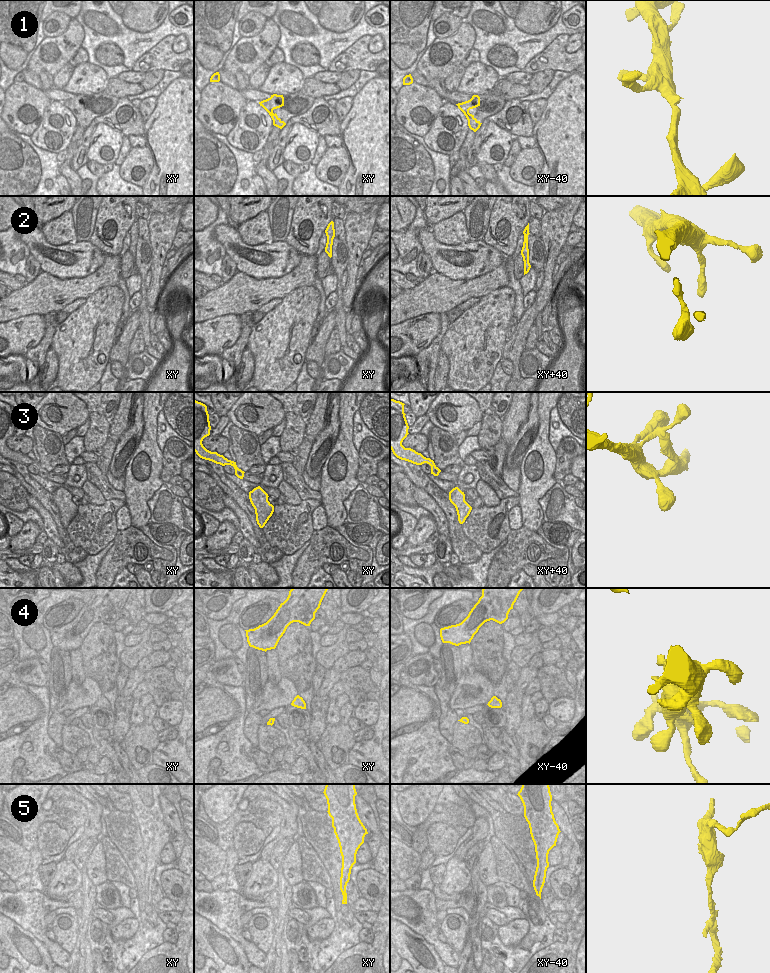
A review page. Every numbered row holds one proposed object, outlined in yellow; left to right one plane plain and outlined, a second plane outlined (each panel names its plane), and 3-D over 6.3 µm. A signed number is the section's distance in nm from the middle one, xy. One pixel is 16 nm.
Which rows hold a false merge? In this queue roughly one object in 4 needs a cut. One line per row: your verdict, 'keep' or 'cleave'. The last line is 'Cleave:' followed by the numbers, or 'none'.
1: keep
2: keep
3: keep
4: keep
5: keep
Cleave: none

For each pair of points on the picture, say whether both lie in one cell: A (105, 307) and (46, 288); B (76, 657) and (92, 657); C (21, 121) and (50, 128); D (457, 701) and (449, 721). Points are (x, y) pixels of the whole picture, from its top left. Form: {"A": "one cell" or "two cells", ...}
{"A": "two cells", "B": "two cells", "C": "two cells", "D": "two cells"}

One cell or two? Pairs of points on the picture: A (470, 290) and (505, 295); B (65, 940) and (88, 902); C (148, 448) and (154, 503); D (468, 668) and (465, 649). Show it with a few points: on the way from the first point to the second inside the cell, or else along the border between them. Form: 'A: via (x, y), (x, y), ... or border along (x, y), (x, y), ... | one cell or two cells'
A: border along (505, 286), (496, 288), (480, 298) | two cells
B: border along (79, 925), (77, 940), (73, 948) | two cells
C: border along (164, 483), (147, 501), (150, 513), (149, 518) | two cells
D: via (467, 663), (466, 654) | one cell

